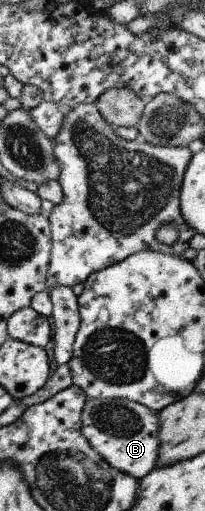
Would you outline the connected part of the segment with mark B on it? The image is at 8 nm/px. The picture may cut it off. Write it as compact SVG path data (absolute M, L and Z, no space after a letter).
M88 398L82 409L81 433L106 463L116 470L124 471L124 474L132 475L134 479L142 480L158 465L159 413L140 403L123 398Z

